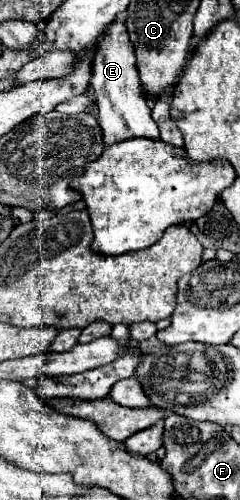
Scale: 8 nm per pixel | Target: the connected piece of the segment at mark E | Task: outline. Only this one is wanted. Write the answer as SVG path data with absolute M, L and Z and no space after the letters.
M114 20L96 42L96 48L98 50L94 52L94 60L92 60L90 88L94 90L98 104L98 122L102 126L104 144L110 146L114 142L122 142L128 138L158 140L158 126L150 118L150 108L144 98L136 70L134 44L128 36L126 24L122 20Z

